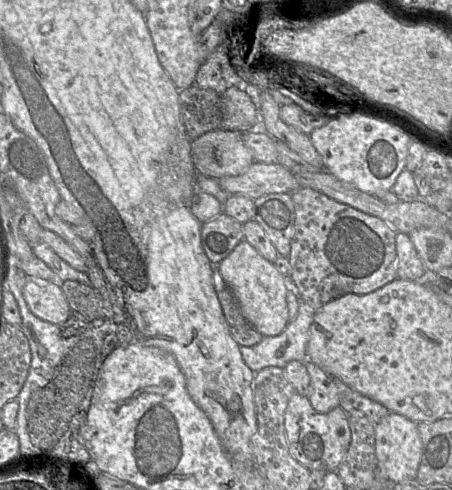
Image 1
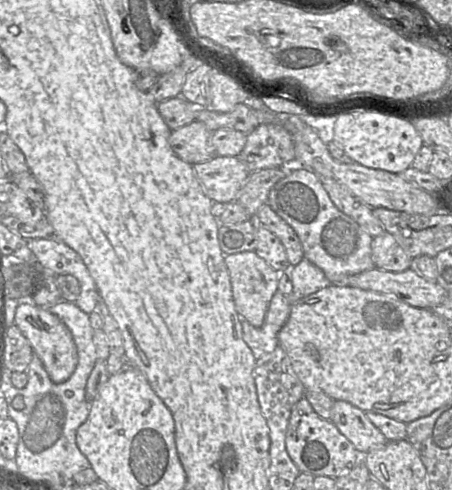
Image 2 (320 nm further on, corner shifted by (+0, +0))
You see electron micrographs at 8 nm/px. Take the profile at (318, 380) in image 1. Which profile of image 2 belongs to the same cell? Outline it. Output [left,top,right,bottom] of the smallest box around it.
[331,400,388,454]

